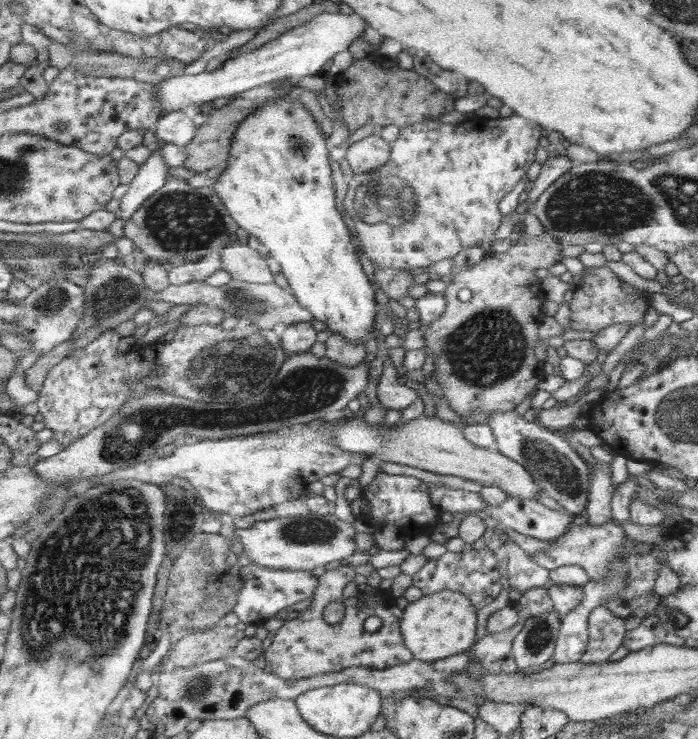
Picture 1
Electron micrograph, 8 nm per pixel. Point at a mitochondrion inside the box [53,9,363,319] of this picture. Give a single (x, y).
(183, 222)

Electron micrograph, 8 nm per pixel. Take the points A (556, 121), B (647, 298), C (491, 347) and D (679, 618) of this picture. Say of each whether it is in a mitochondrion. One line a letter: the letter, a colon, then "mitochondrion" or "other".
A: other
B: other
C: mitochondrion
D: mitochondrion

